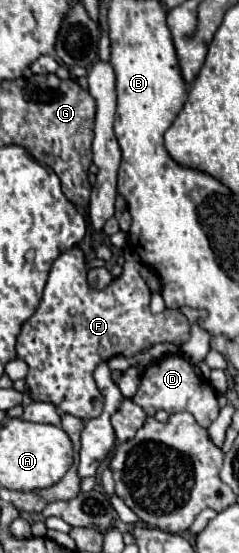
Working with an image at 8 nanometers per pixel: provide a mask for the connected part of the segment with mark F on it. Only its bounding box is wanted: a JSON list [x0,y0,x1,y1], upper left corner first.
[17,247,189,419]

